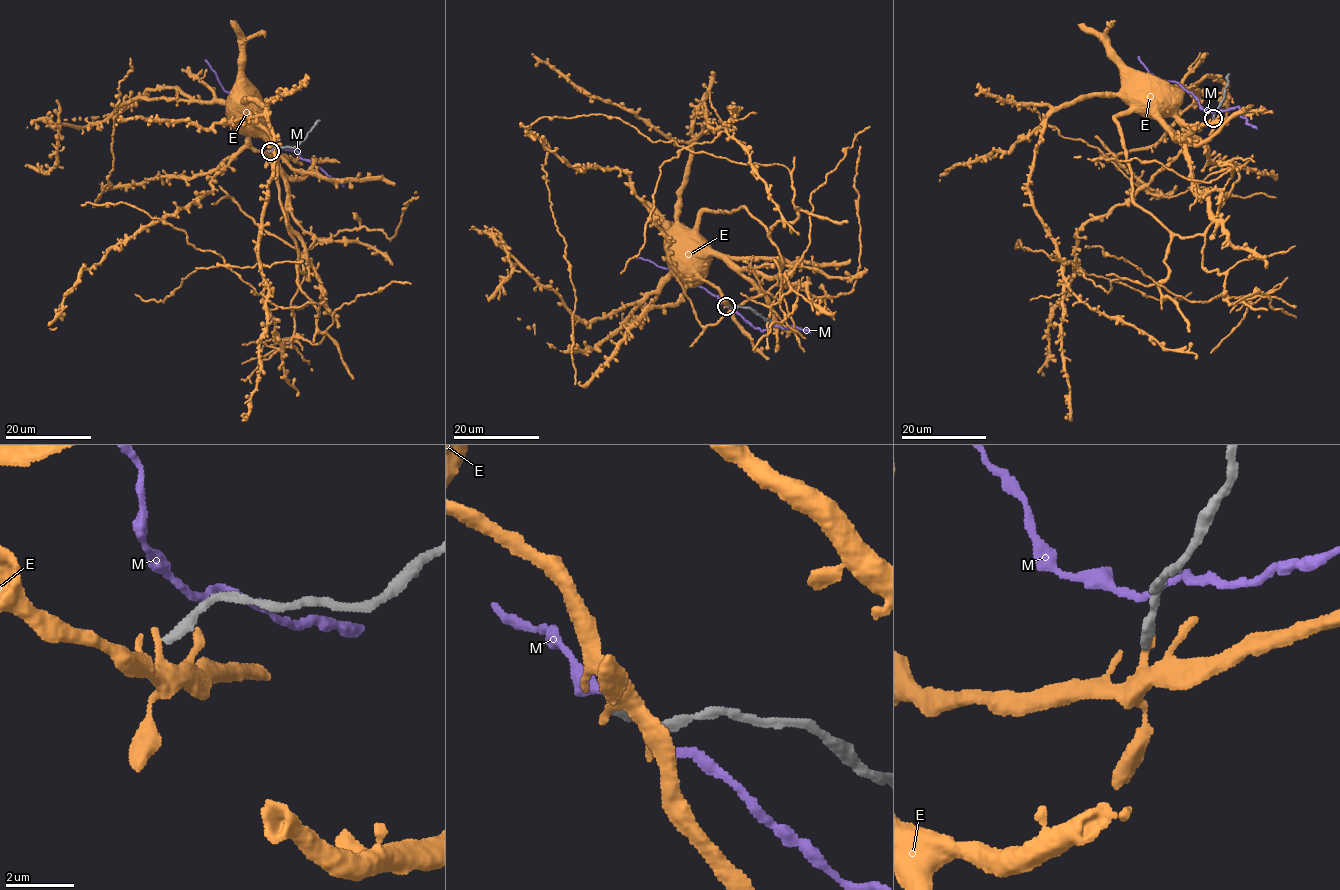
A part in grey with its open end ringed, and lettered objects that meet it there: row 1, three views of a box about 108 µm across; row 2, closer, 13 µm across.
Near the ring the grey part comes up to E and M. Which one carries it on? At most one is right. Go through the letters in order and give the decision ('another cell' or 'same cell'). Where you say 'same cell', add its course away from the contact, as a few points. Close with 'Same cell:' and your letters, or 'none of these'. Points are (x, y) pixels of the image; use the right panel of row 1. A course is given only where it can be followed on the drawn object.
E: another cell
M: another cell
Same cell: none of these

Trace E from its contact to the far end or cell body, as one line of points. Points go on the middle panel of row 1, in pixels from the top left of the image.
E: (725, 306), (723, 295), (694, 271), (690, 238), (684, 233), (682, 227), (678, 232)

